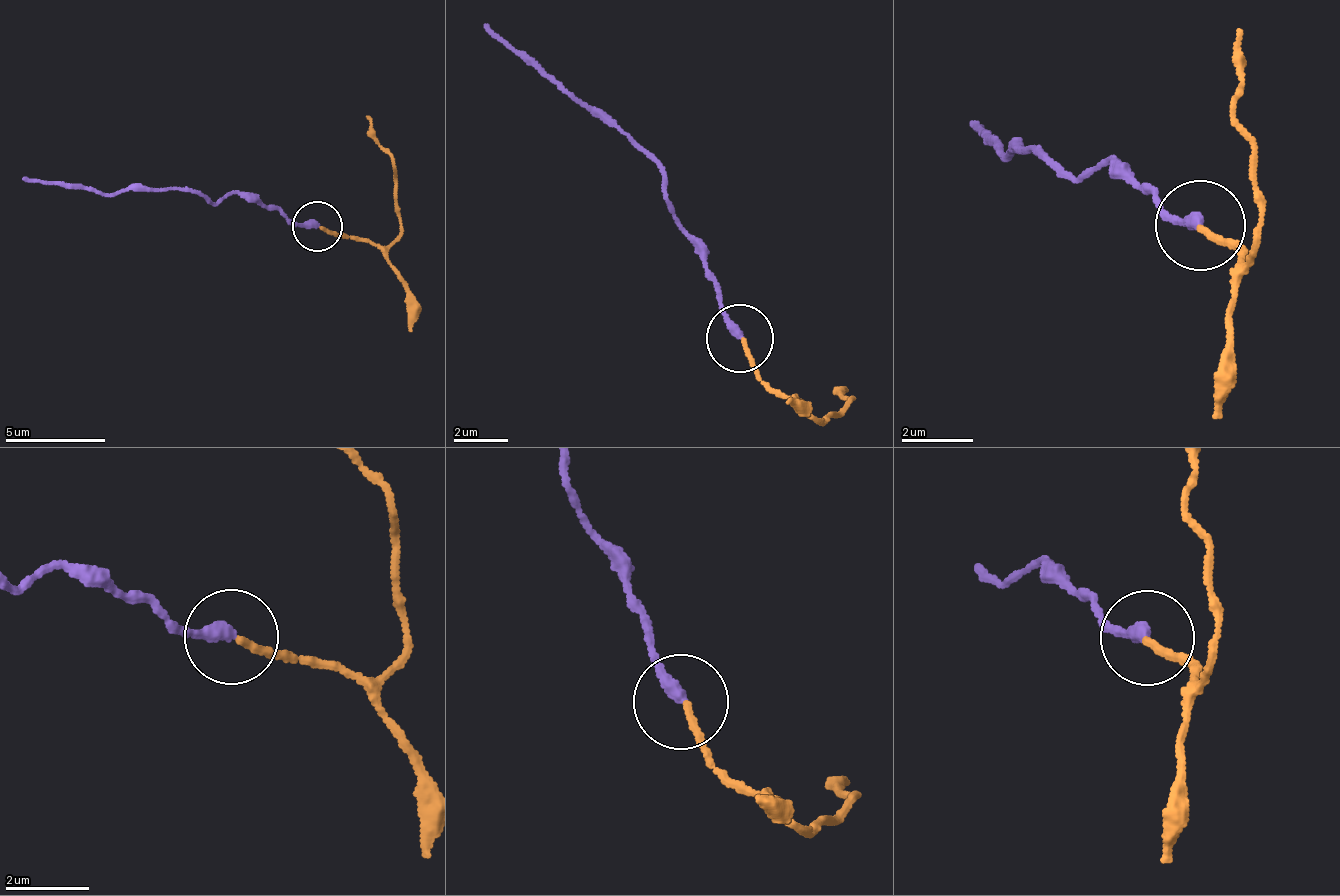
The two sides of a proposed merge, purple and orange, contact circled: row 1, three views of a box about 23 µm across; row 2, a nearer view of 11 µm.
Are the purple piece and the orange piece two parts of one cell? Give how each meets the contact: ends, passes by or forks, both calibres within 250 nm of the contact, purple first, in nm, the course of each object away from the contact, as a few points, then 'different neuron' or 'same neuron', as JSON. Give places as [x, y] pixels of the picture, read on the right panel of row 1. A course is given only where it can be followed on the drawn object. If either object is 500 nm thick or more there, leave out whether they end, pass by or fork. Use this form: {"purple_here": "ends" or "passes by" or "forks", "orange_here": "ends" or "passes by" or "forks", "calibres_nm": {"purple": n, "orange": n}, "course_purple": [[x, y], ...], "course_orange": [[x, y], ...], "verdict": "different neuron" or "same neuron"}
{"purple_here": "ends", "orange_here": "ends", "calibres_nm": {"purple": 340, "orange": 160}, "course_purple": [[1199, 228], [1112, 162], [1064, 179], [1041, 151], [1009, 157], [970, 127]], "course_orange": [[1196, 228], [1240, 247], [1245, 266], [1255, 249], [1255, 141], [1230, 104], [1238, 32]], "verdict": "same neuron"}

